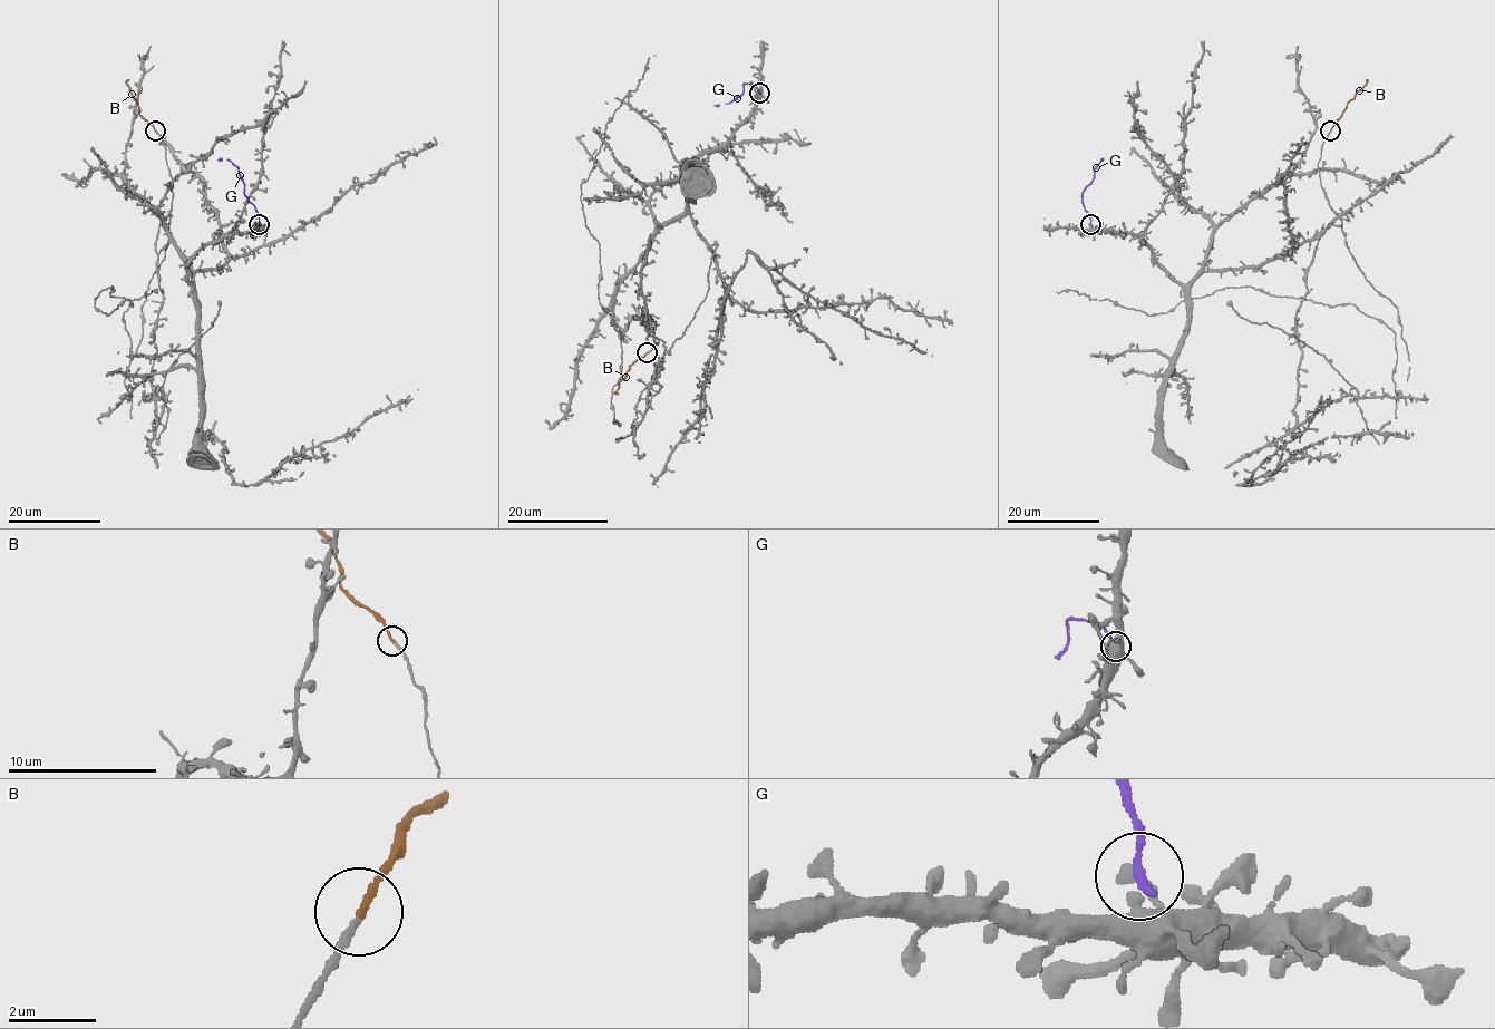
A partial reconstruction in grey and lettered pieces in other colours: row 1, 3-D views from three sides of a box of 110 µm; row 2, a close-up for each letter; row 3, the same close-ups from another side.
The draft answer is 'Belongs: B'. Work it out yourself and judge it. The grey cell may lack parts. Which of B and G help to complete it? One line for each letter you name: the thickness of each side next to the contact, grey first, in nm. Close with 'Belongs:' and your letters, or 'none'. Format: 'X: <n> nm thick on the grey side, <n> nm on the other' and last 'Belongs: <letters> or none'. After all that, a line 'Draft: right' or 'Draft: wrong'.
B: 170 nm thick on the grey side, 170 nm on the other
Belongs: B
Draft: right

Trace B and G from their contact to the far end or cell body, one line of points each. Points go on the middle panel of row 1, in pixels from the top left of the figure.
B: (647, 352), (629, 367), (614, 391), (619, 394)
G: (759, 93), (755, 86), (744, 84), (740, 95), (728, 104), (715, 106)

